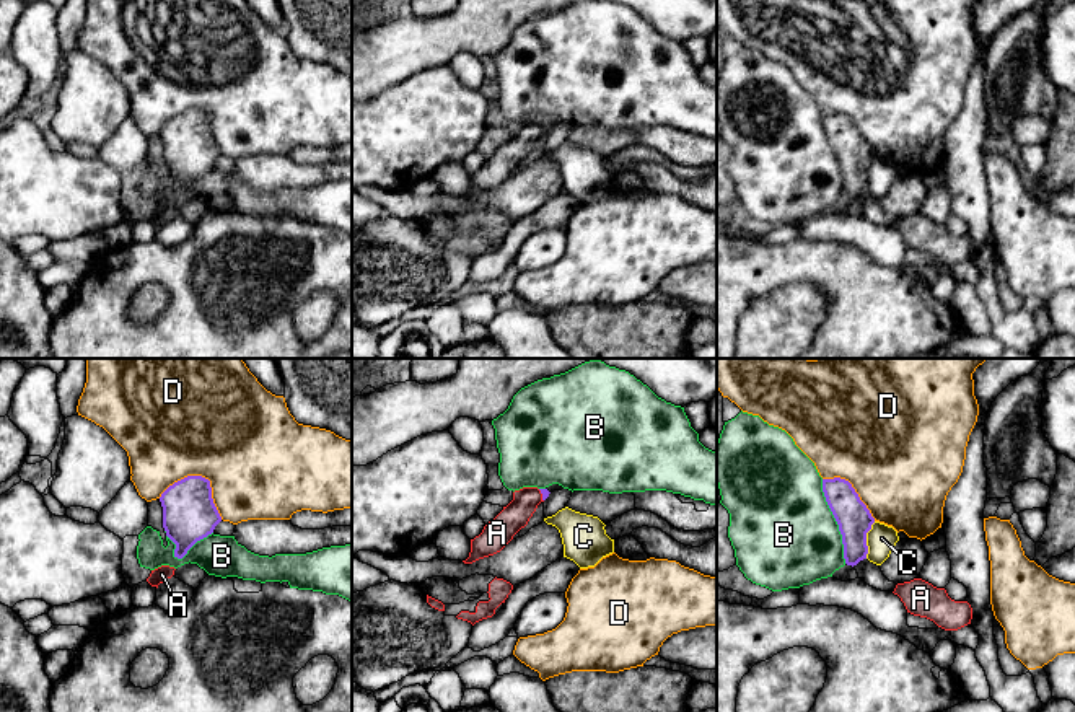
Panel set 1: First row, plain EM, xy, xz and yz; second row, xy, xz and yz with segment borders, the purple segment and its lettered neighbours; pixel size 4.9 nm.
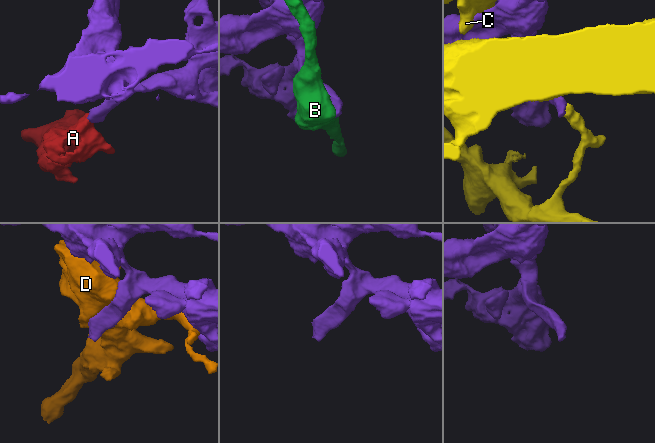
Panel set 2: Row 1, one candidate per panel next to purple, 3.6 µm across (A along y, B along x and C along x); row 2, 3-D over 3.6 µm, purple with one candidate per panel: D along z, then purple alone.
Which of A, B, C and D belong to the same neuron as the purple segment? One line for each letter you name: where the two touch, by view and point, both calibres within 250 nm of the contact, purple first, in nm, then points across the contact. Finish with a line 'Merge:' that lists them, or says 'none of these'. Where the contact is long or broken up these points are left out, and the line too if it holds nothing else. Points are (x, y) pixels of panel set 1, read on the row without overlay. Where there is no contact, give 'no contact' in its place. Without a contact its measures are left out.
A: meets purple in xz at (543, 131); 40 nm thick on the purple side, 140 nm on the other; runs through xz (544, 127), (543, 131), (535, 131), (513, 152)
Merge: A

